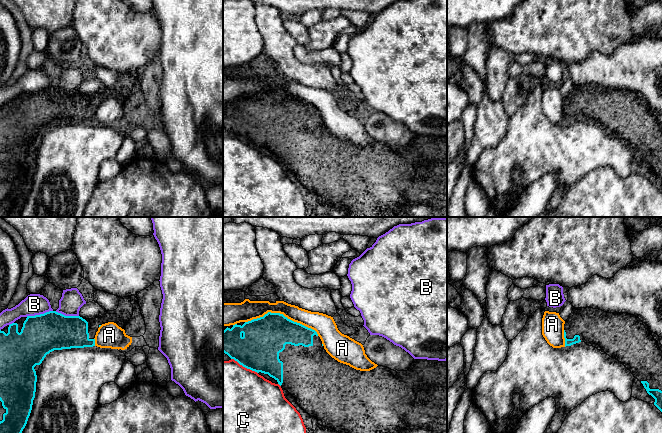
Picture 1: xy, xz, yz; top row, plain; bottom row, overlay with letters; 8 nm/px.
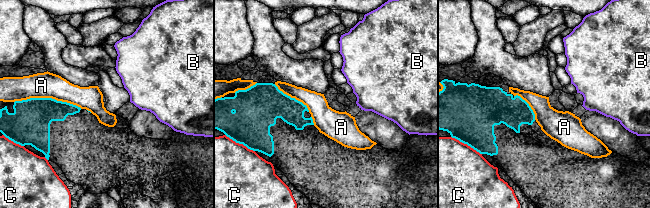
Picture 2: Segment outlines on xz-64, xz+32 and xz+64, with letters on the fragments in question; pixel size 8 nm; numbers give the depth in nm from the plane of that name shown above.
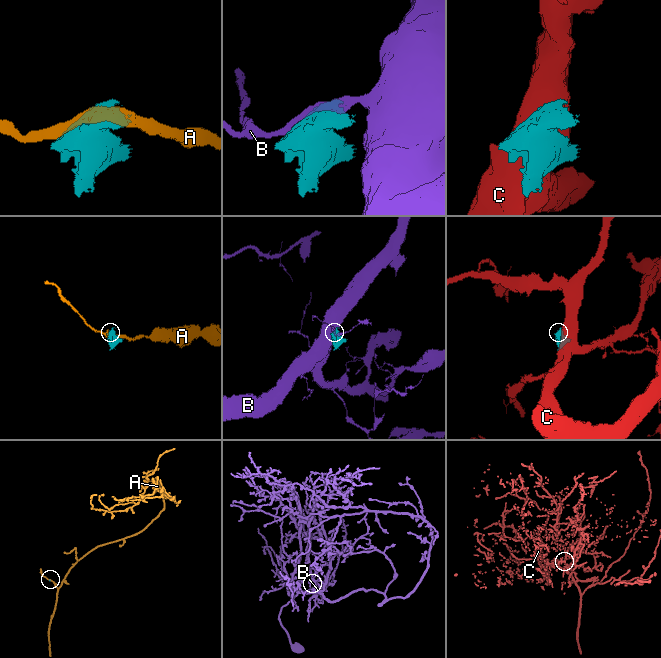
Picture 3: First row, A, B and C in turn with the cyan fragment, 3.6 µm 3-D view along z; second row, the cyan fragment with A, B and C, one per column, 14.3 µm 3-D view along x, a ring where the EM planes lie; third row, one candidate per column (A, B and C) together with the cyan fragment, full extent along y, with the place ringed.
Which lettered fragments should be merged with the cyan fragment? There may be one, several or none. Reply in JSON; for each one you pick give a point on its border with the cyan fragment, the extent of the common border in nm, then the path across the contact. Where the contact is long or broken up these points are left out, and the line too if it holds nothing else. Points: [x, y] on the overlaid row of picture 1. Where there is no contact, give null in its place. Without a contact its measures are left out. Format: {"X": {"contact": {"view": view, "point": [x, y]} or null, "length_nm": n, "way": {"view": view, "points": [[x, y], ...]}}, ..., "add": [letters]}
{"add": []}

